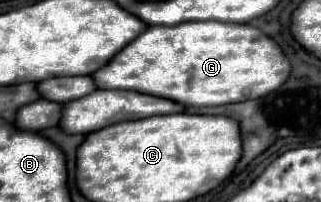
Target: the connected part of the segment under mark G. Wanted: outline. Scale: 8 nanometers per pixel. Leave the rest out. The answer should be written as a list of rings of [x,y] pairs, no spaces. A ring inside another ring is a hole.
[[[183,22],[179,26],[149,26],[127,50],[115,54],[115,58],[97,70],[93,78],[99,82],[99,88],[109,90],[135,90],[151,96],[169,98],[181,102],[185,106],[219,106],[243,100],[255,100],[269,92],[275,92],[283,86],[289,78],[291,64],[283,48],[249,24],[235,24],[235,22]]]

